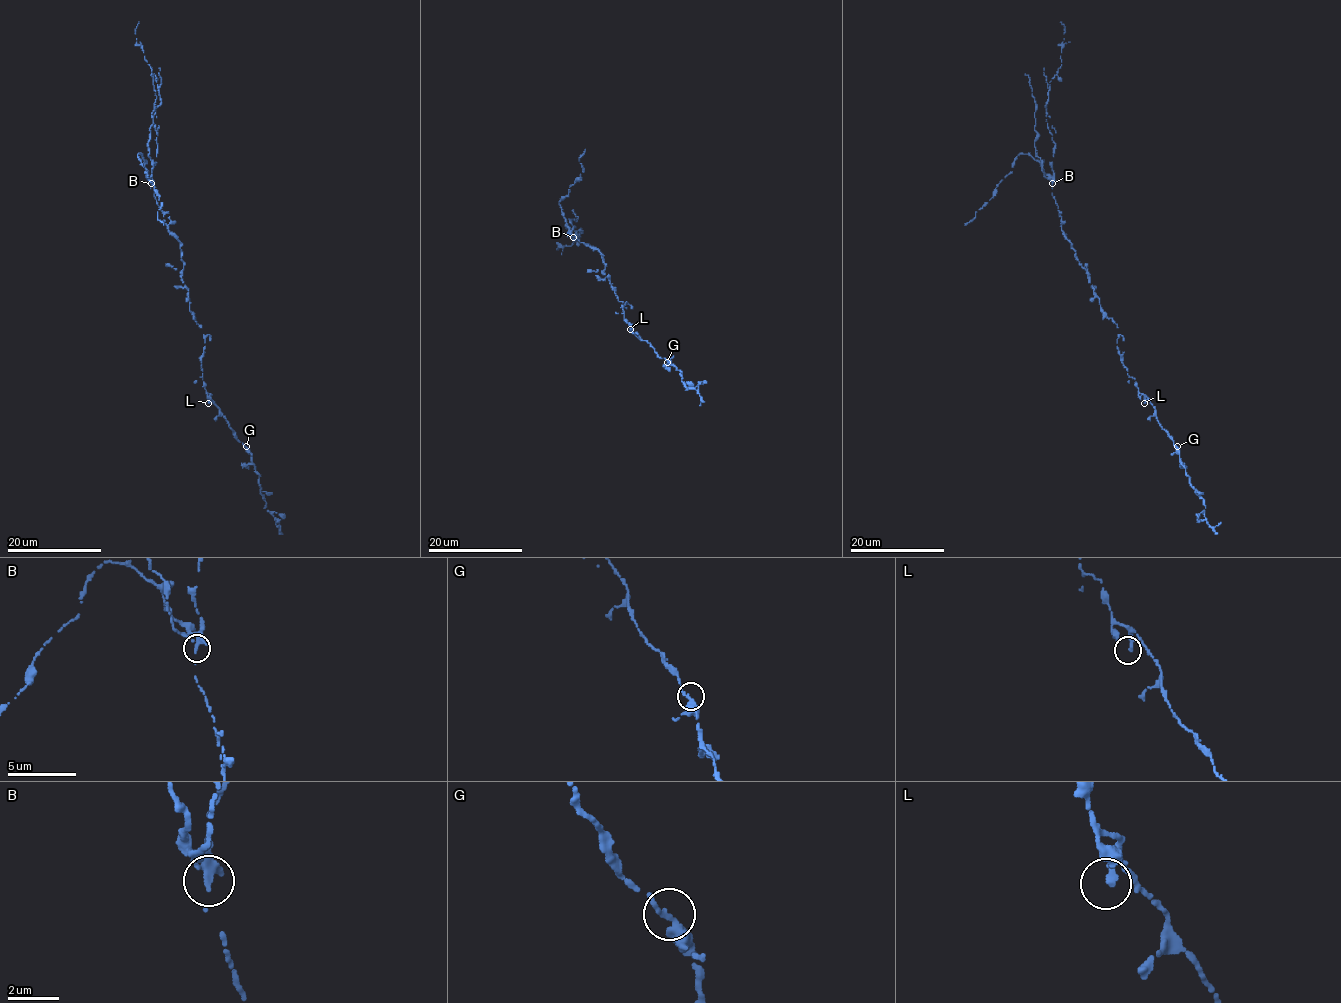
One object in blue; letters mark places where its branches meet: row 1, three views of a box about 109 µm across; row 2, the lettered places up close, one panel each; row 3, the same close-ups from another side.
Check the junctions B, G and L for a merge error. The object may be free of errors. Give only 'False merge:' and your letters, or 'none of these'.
False merge: B

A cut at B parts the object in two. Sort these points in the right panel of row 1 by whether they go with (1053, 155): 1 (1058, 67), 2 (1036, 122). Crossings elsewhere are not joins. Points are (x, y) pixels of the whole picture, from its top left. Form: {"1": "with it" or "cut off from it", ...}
{"1": "with it", "2": "cut off from it"}

